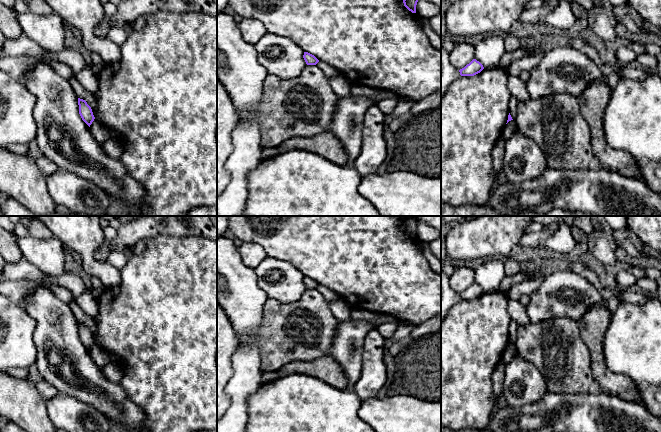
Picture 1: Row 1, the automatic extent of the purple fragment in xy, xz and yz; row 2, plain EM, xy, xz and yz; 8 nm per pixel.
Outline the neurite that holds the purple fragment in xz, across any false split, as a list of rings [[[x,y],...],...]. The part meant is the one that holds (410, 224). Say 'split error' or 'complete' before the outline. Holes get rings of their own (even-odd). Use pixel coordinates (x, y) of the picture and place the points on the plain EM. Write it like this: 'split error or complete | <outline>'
complete | [[[408,217],[403,224],[404,230],[411,235],[412,237],[416,237],[416,229],[418,226],[418,222],[415,218]]]

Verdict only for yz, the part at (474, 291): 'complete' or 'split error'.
complete

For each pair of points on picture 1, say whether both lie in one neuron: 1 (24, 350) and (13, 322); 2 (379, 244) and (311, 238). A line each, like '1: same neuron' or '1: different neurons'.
1: same neuron
2: same neuron

